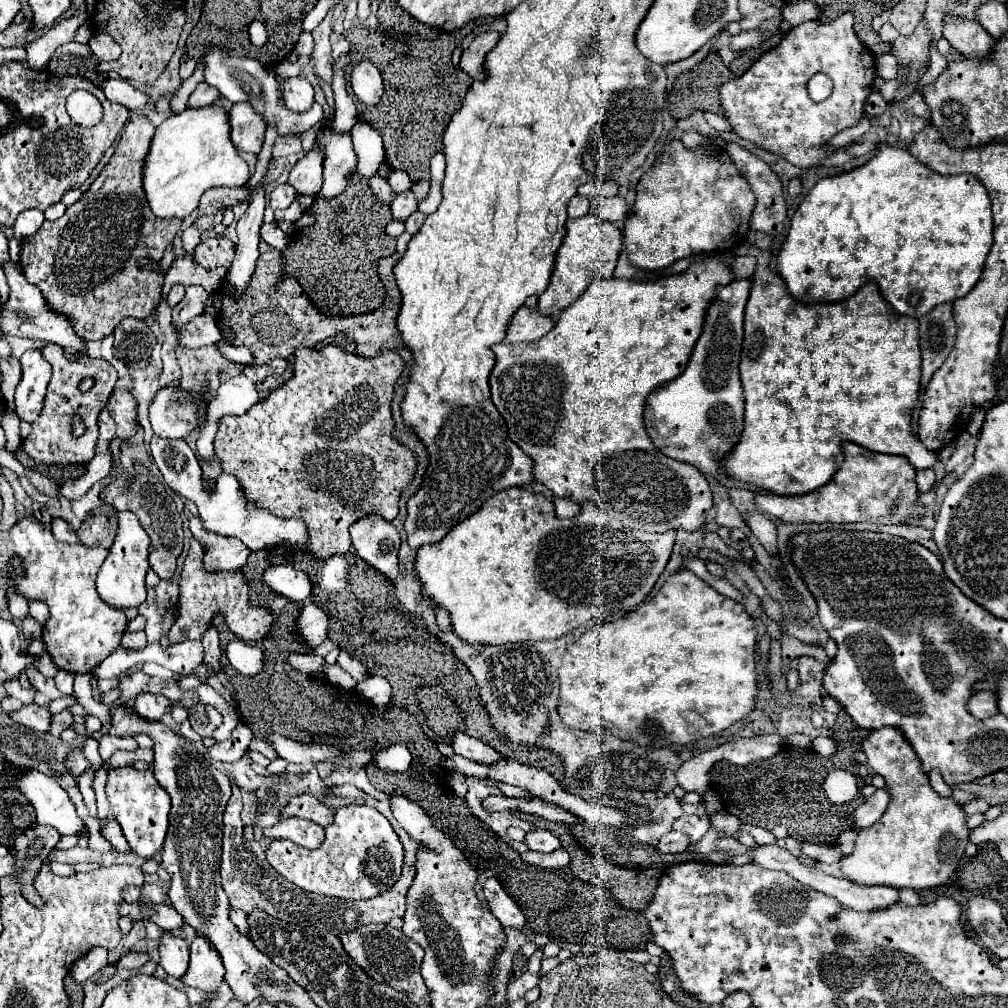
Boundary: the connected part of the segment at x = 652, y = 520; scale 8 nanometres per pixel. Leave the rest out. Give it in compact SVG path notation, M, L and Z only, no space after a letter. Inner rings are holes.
M705 261L701 265L689 267L685 273L671 275L671 277L659 279L659 281L593 279L587 285L587 289L579 295L579 299L559 315L557 325L545 337L541 337L537 341L529 341L529 343L501 343L493 349L497 355L497 365L495 365L493 375L489 379L491 397L493 397L497 411L501 413L501 417L507 423L511 441L517 443L533 459L533 463L535 463L533 465L533 479L535 481L549 487L553 491L553 495L559 499L567 499L567 501L573 501L579 505L583 501L597 503L603 511L607 511L613 519L623 521L629 529L639 529L639 531L641 529L643 531L669 531L669 529L673 529L673 531L679 531L679 529L699 531L705 525L705 517L713 505L713 495L711 495L709 483L697 467L683 463L683 461L677 461L677 459L669 459L653 445L653 441L647 435L645 425L643 425L643 401L647 399L647 395L655 387L675 379L677 375L681 375L685 371L689 355L691 355L693 345L695 345L695 339L699 339L699 331L703 327L703 307L707 307L707 303L711 303L711 295L715 295L715 287L719 283L729 283L731 279L733 279L733 273L719 261Z

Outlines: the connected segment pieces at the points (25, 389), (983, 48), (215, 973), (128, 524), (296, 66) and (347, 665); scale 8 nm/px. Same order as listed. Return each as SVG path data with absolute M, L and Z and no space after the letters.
M29 349L21 355L23 377L15 391L15 413L19 419L33 423L43 407L43 395L51 379L51 365L43 359L41 349Z
M949 19L945 23L945 31L943 37L951 43L951 47L969 57L969 59L983 59L989 57L995 49L995 41L991 35L987 35L987 31L983 31L983 27L977 21L969 21L969 19Z
M199 937L193 939L189 951L191 951L191 961L189 961L187 975L183 975L181 979L183 985L197 987L201 991L207 991L207 995L215 997L225 975L225 967L219 955L215 955L215 951L207 947L207 941Z
M117 513L119 517L119 529L115 535L115 541L109 549L109 557L105 559L105 563L99 569L97 575L97 591L101 595L101 599L105 599L107 603L119 607L119 609L127 609L127 607L139 607L145 597L145 573L149 569L149 549L151 549L151 539L145 533L145 529L141 527L139 519L135 519L133 513Z
M303 55L303 57L301 57L299 61L295 61L295 63L287 63L287 61L283 61L281 65L275 67L275 71L287 79L287 77L291 77L291 75L301 75L303 67L309 65L309 63L311 63L311 55Z
M345 649L339 653L337 665L339 665L343 671L347 671L347 673L357 681L357 683L359 683L359 681L363 681L363 679L367 677L367 671L365 671L363 663L361 663L361 661L357 661L355 657L351 657Z

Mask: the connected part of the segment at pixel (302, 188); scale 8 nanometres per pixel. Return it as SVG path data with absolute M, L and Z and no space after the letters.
M319 139L313 143L313 149L307 151L307 159L297 161L297 165L289 173L289 183L303 195L315 197L321 189L323 179L323 161L325 153L319 145Z

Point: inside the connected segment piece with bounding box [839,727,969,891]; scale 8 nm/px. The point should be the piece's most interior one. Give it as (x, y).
(918, 843)

